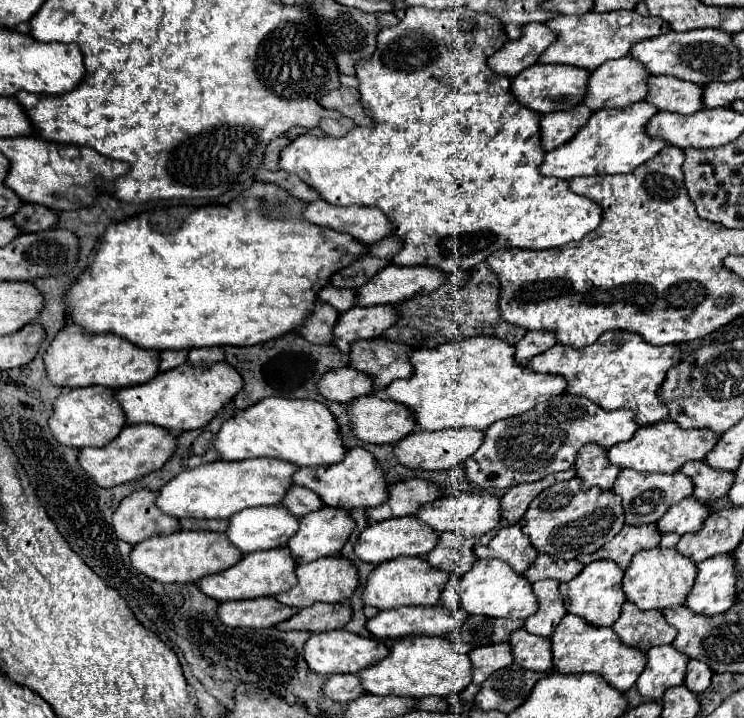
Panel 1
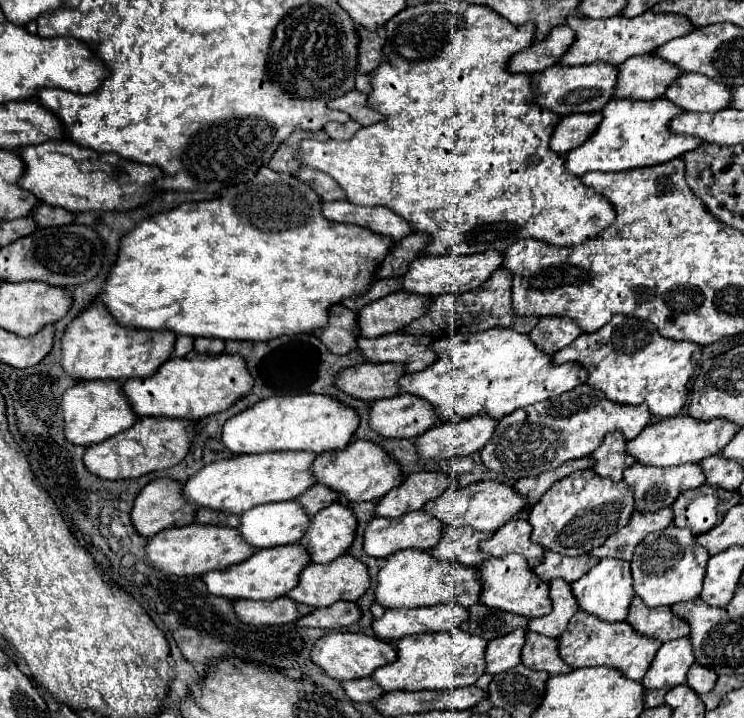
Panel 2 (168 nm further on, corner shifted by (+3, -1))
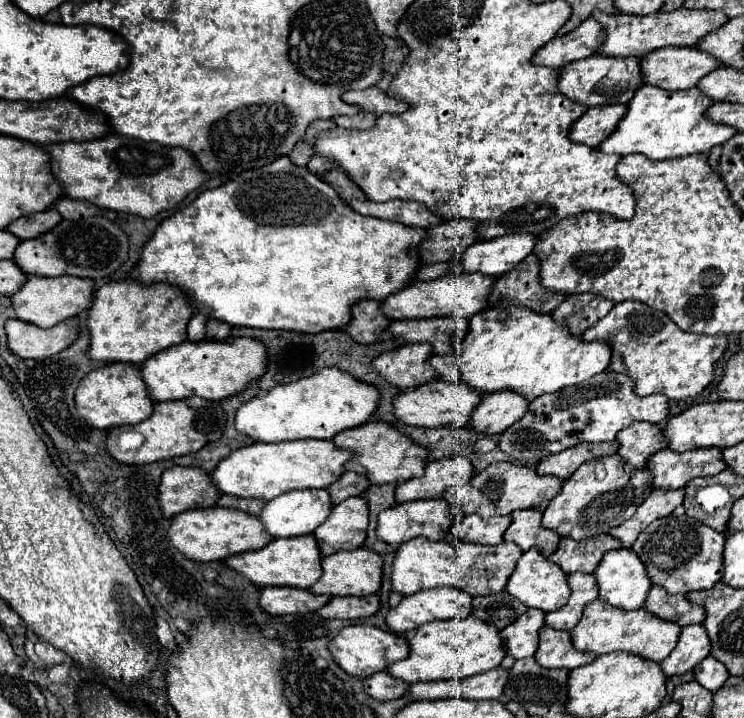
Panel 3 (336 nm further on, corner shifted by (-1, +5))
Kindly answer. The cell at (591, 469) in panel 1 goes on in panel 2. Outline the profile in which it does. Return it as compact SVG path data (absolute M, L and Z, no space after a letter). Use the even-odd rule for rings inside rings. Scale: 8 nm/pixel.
M612 432L604 438L602 446L592 454L596 460L594 472L600 476L610 476L614 482L622 480L622 472L634 464L634 456L626 452L626 440L622 432Z

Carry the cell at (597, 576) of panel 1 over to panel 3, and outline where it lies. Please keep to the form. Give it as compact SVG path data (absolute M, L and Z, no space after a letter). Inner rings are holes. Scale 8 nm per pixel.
M610 550L602 556L594 578L600 590L600 600L610 602L620 610L642 608L650 590L650 578L646 568L632 550Z

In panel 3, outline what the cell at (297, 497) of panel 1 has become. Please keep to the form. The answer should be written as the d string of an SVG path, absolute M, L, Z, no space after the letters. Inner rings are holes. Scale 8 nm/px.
M342 474L334 484L328 486L328 494L332 504L338 504L350 496L362 496L364 490L368 488L366 478L362 478L360 474Z

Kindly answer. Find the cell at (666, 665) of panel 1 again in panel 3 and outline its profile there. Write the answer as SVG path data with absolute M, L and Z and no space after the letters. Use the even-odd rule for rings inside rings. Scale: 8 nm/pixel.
M702 624L684 626L676 648L662 660L660 668L670 678L690 672L698 662L710 654L710 640Z

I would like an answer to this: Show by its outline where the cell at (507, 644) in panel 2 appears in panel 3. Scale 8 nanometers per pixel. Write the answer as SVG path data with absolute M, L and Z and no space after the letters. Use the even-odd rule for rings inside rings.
M530 608L516 622L506 626L500 636L506 646L506 654L512 658L534 656L538 648L538 630L544 626L544 612Z

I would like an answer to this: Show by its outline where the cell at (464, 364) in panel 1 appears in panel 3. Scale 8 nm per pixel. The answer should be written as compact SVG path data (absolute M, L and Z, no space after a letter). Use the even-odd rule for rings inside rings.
M494 308L472 316L460 352L452 356L448 354L448 358L434 354L428 360L428 364L436 370L438 380L442 382L464 380L472 390L478 390L482 396L502 390L512 390L526 400L534 400L542 394L556 392L572 384L580 384L604 372L608 368L608 362L610 362L610 346L606 346L606 342L582 342L580 336L570 336L566 328L558 326L550 314L542 316L526 308Z

